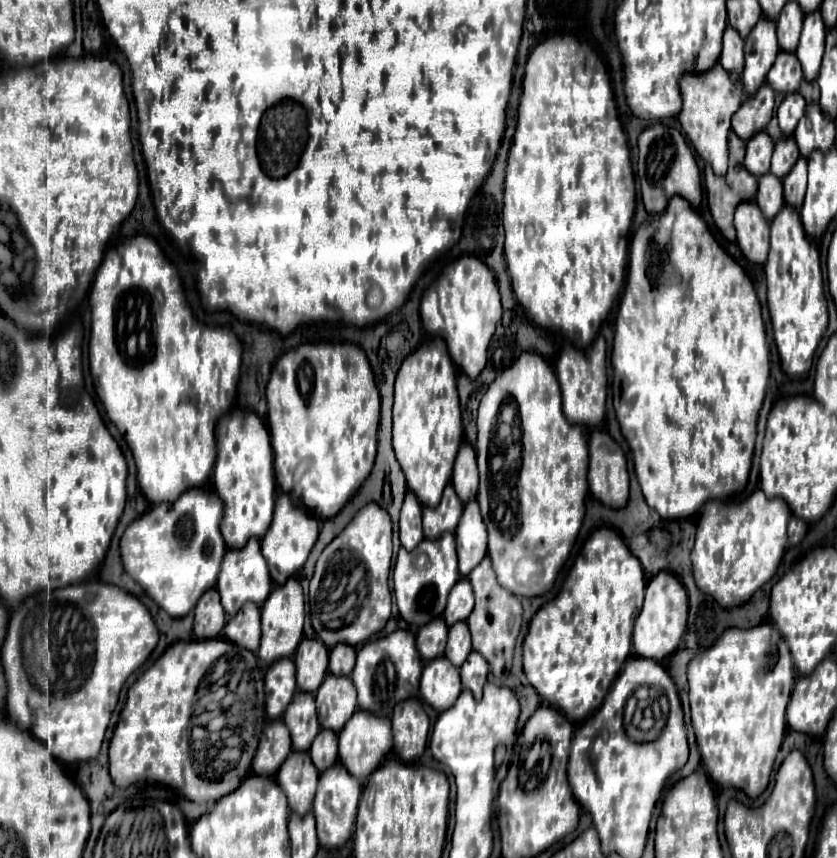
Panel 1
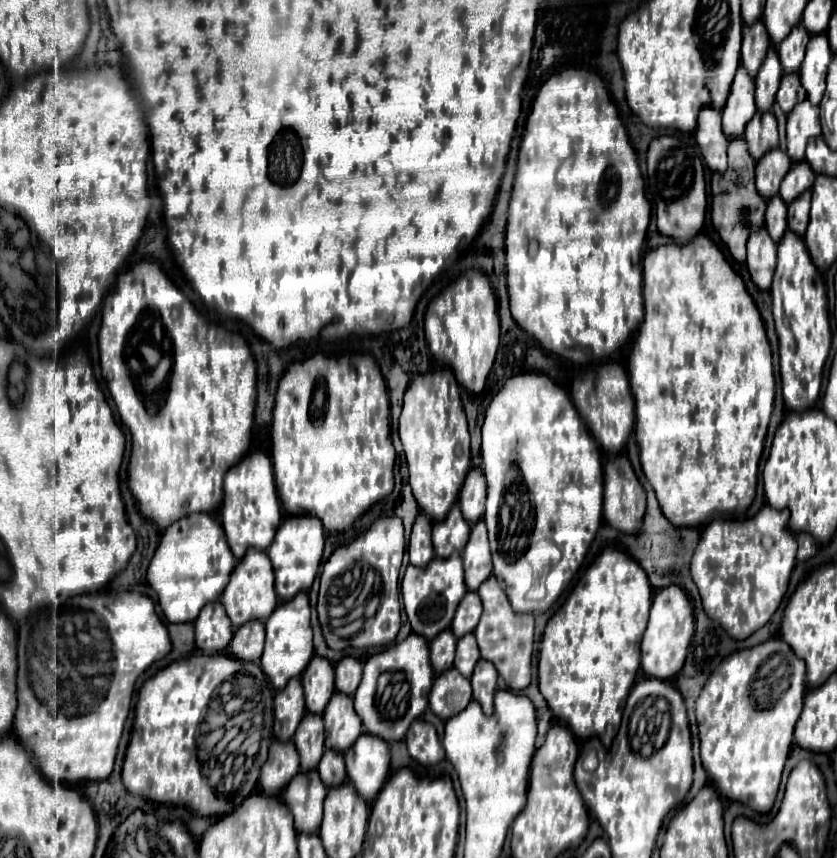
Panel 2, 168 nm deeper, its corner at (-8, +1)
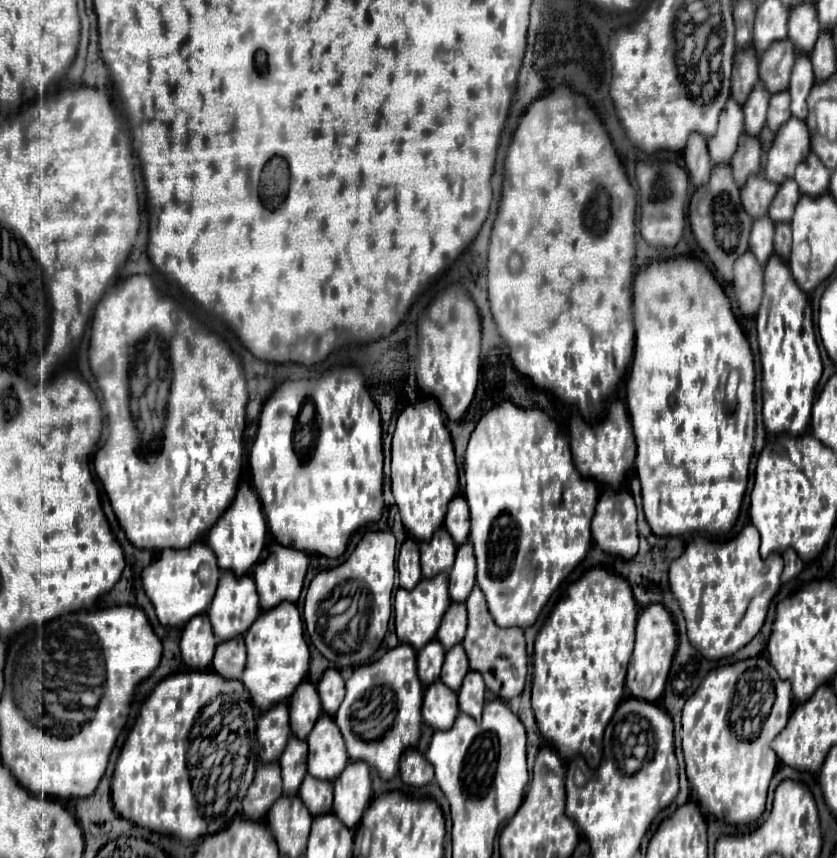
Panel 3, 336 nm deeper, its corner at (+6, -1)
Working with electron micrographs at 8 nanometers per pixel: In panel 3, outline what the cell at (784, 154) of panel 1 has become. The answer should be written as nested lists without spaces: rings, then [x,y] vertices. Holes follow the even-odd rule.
[[[784,180],[784,184],[778,186],[778,192],[772,200],[772,208],[768,210],[768,216],[774,222],[790,222],[798,198],[800,198],[798,184],[794,180]]]

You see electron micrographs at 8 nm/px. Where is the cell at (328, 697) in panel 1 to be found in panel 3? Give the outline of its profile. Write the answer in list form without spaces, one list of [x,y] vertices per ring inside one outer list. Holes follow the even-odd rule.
[[[322,714],[308,734],[308,772],[320,780],[334,780],[348,762],[348,750],[332,716]]]

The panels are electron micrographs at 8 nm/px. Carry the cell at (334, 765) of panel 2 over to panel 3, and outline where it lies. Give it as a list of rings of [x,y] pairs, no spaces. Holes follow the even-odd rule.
[[[306,774],[298,796],[308,806],[312,816],[332,810],[332,782],[330,780],[318,780]]]

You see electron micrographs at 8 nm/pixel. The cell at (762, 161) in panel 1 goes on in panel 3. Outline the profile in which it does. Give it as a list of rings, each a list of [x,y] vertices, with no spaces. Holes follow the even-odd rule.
[[[756,174],[750,176],[742,188],[742,204],[744,210],[750,214],[750,218],[760,218],[768,214],[768,206],[770,200],[776,194],[776,184],[772,184],[770,180],[764,180],[764,174]]]

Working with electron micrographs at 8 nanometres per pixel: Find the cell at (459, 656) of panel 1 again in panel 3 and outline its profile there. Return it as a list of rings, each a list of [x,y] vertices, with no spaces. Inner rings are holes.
[[[456,644],[456,648],[450,648],[446,652],[446,660],[444,660],[444,672],[440,676],[440,680],[450,688],[450,690],[458,690],[462,684],[462,678],[468,672],[468,658],[466,652],[460,644]]]

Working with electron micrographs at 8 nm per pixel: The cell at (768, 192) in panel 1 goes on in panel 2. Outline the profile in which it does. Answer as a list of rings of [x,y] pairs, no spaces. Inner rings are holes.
[[[770,198],[768,200],[768,210],[766,210],[766,222],[764,222],[770,238],[778,244],[780,238],[786,232],[786,204],[784,200],[778,198]]]

